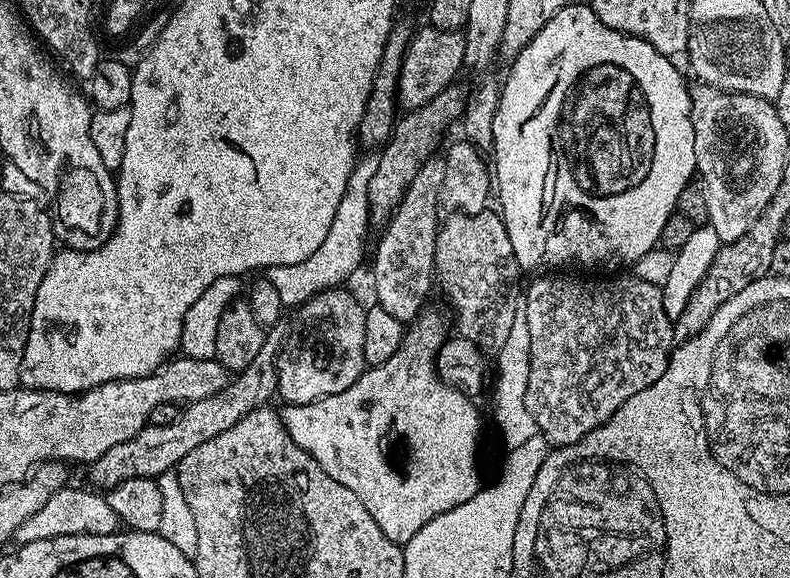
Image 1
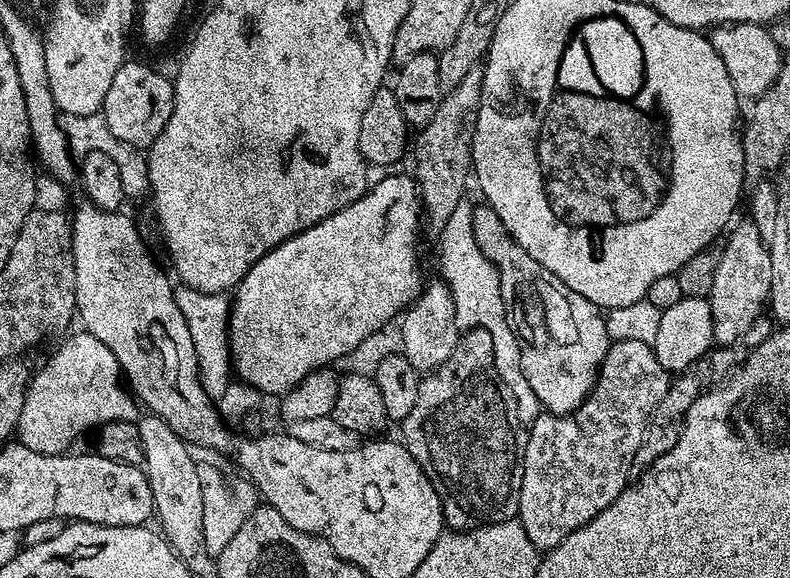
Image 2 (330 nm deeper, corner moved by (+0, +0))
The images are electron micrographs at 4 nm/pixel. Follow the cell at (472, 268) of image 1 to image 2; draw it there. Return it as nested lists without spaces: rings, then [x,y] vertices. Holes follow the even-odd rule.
[[[469,328],[461,335],[450,356],[421,379],[414,410],[406,414],[402,428],[403,443],[434,486],[449,529],[467,530],[479,528],[483,523],[497,524],[511,520],[519,513],[526,428],[516,415],[512,391],[495,368],[491,332],[484,328]]]

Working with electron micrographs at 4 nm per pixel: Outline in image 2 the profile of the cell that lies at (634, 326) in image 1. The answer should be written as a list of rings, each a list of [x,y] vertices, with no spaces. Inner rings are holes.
[[[617,340],[609,343],[606,358],[600,363],[600,371],[596,374],[596,382],[592,385],[592,390],[589,392],[588,397],[579,404],[575,412],[566,416],[541,414],[537,416],[535,420],[531,421],[524,441],[524,455],[522,457],[524,469],[522,470],[518,519],[520,525],[526,530],[526,538],[530,538],[530,542],[536,549],[547,550],[561,544],[574,530],[578,530],[583,524],[590,522],[590,518],[594,518],[599,512],[604,510],[606,506],[612,504],[621,490],[628,487],[630,483],[630,477],[628,477],[628,475],[633,475],[634,472],[632,466],[634,454],[638,454],[638,446],[642,442],[644,431],[646,430],[648,419],[654,410],[654,406],[658,406],[658,402],[662,402],[662,398],[668,393],[670,387],[670,381],[668,380],[670,380],[670,373],[664,369],[662,362],[658,362],[656,352],[651,344],[638,342],[637,340]]]

